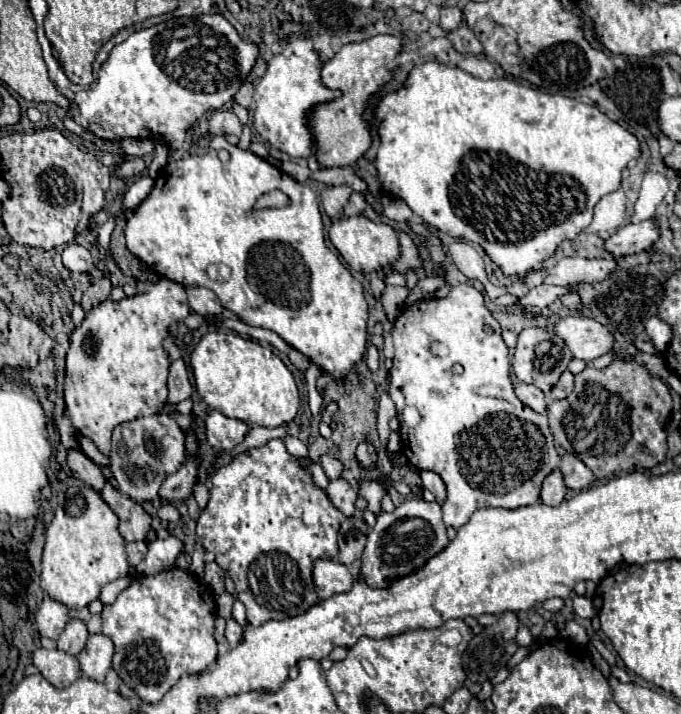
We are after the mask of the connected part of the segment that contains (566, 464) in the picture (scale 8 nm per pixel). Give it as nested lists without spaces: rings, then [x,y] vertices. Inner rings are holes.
[[[571,453],[563,455],[563,459],[561,459],[557,469],[563,473],[567,489],[581,491],[581,489],[587,489],[593,483],[591,469],[583,461],[579,461],[575,455],[571,455]]]

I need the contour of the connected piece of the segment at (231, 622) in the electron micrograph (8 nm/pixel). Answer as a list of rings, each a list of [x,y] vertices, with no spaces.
[[[227,619],[225,637],[227,637],[229,645],[237,645],[237,643],[239,643],[239,637],[241,637],[241,625],[239,625],[235,619]]]

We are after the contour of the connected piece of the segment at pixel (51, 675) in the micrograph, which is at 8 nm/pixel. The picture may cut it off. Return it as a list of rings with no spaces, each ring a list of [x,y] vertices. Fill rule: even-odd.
[[[43,647],[37,649],[33,653],[33,665],[57,689],[63,689],[81,677],[77,657],[59,653],[59,649],[53,649],[53,651],[47,651]]]

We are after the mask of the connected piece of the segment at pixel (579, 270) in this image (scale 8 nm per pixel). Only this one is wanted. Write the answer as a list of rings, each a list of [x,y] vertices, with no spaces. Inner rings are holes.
[[[565,257],[553,269],[543,269],[531,272],[524,278],[524,286],[531,289],[541,283],[551,285],[577,285],[581,281],[595,283],[605,279],[615,269],[613,259],[579,259],[579,257]]]

